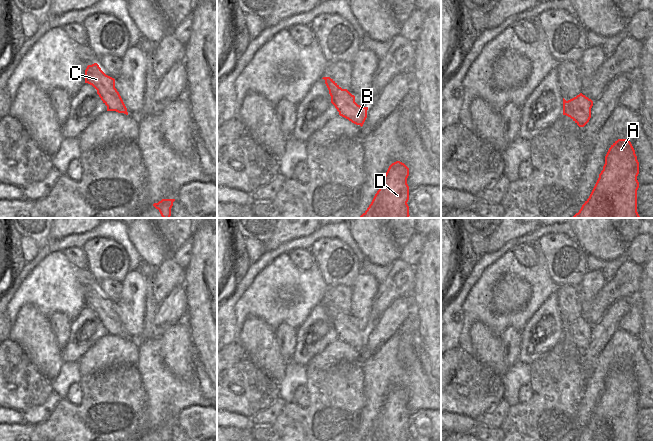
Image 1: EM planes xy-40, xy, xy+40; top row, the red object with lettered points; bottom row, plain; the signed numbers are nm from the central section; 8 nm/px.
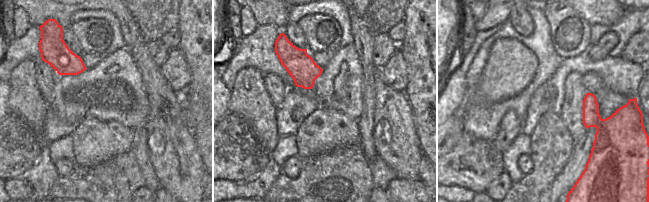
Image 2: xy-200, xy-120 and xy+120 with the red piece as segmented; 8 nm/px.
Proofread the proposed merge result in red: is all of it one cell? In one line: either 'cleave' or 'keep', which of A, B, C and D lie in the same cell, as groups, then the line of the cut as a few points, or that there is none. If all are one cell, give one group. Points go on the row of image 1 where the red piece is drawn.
keep; groups A B C D; cut none

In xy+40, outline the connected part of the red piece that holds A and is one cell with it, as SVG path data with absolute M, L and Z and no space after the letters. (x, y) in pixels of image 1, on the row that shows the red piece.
M618 139L605 156L603 170L589 196L573 218L640 218L637 212L639 162L628 139Z

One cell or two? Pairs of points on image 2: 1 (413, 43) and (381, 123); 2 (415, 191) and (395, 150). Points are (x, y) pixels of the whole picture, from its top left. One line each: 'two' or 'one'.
1: two
2: two

